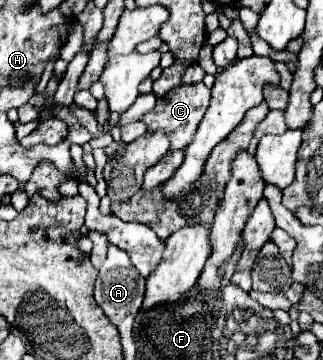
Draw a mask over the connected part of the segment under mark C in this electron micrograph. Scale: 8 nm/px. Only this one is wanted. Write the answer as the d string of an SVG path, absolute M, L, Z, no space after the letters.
M193 83L193 85L177 85L169 93L157 99L157 105L141 117L141 121L147 125L147 131L163 129L171 141L171 151L185 149L197 131L197 125L201 123L211 99L211 89L205 87L205 83Z

